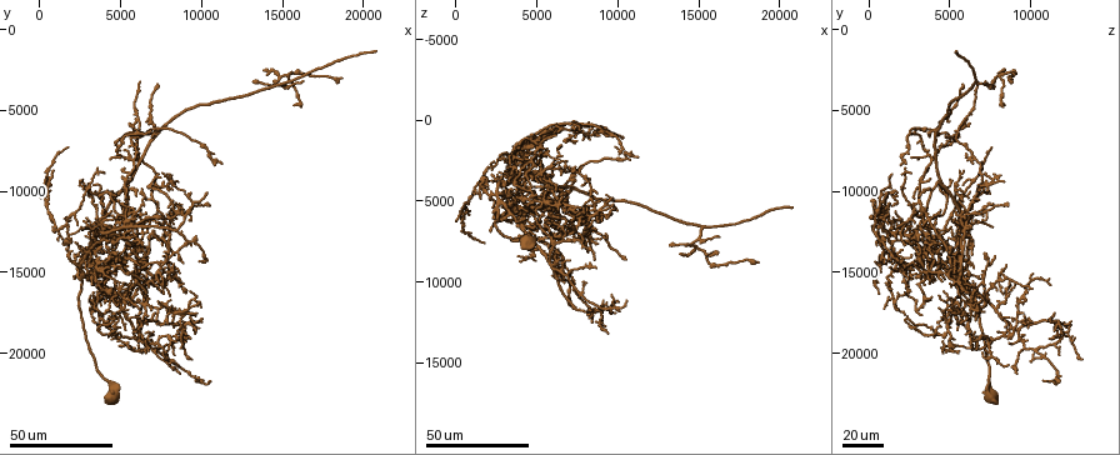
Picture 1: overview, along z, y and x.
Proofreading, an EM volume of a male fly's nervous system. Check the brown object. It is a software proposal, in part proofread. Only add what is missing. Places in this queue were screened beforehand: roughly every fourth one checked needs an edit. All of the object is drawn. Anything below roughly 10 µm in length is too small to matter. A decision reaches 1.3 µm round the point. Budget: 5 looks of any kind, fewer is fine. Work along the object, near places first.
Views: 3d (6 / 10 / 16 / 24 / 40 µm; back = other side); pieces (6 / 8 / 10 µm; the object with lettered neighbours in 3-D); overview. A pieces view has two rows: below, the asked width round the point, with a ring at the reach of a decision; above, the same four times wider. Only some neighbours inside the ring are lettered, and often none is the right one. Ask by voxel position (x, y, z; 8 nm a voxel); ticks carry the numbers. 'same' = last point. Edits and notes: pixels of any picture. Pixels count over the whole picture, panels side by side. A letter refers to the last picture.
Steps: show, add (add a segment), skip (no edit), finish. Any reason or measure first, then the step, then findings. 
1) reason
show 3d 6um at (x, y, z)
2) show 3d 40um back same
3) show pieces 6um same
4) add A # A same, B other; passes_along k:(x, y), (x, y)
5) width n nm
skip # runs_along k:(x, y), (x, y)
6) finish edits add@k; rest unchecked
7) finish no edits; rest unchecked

end of a long branch
show 3d 40um at (10000, 17800, 11200)

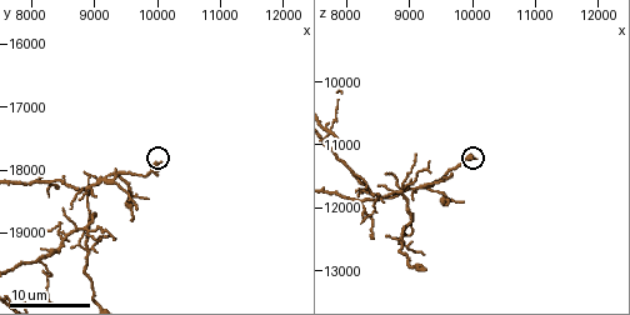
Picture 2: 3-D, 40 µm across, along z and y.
what lies round it
show pieces 6um at (10000, 17900, 11250)

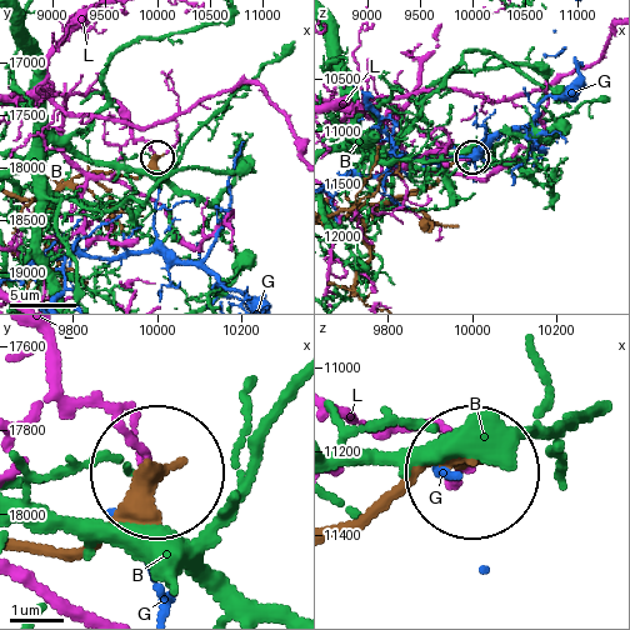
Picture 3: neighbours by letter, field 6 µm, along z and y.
skip # B other, G other, L other; runs_along 3:(398, 499), (434, 463), (461, 468); none of them fits

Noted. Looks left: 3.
free end
show 3d 40um at (7000, 17600, 11600)

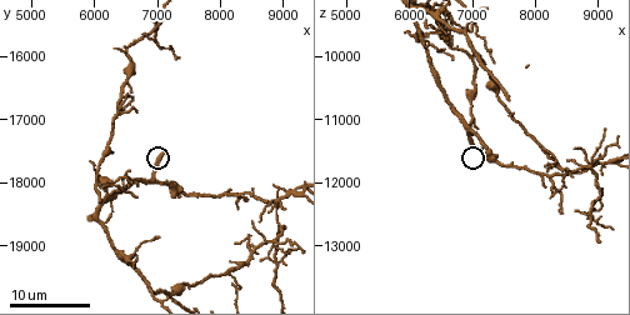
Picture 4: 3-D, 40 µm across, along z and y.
show pieces 6um at (7150, 17550, 11450)

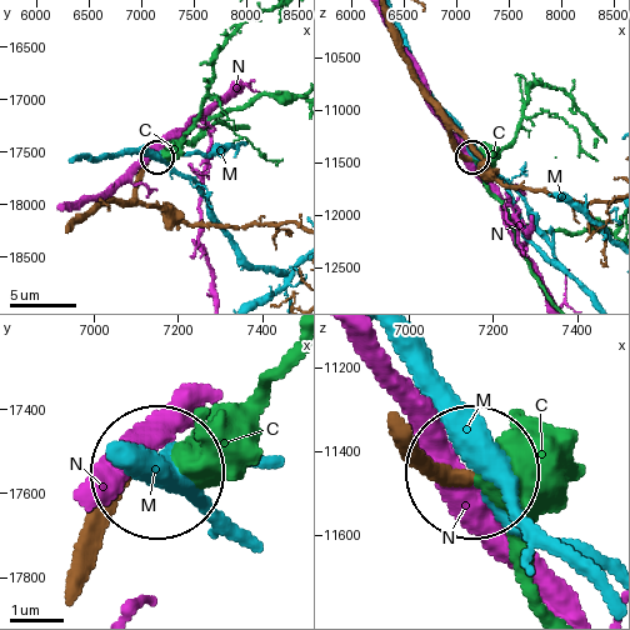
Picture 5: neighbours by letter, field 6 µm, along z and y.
width 270 nm
add C # C same, M other, N other; passes_along 5:(399, 429), (493, 495), (534, 603); the neuron continues

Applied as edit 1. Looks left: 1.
finish edits add@5; rest unchecked

